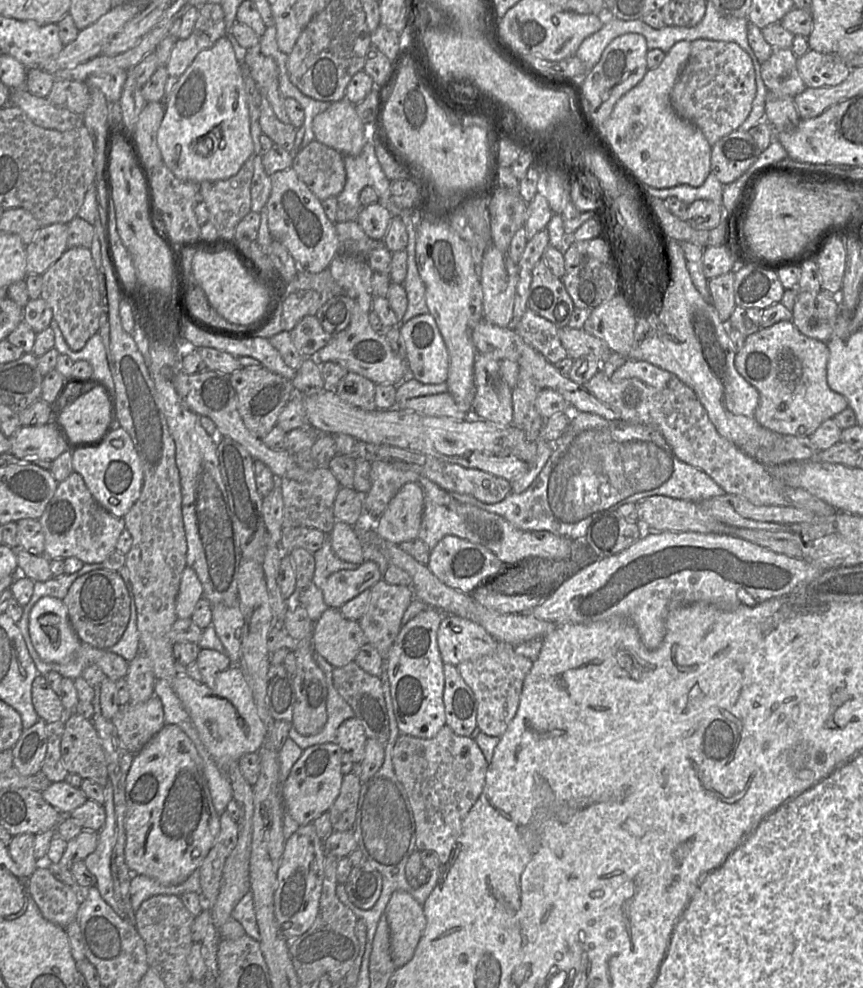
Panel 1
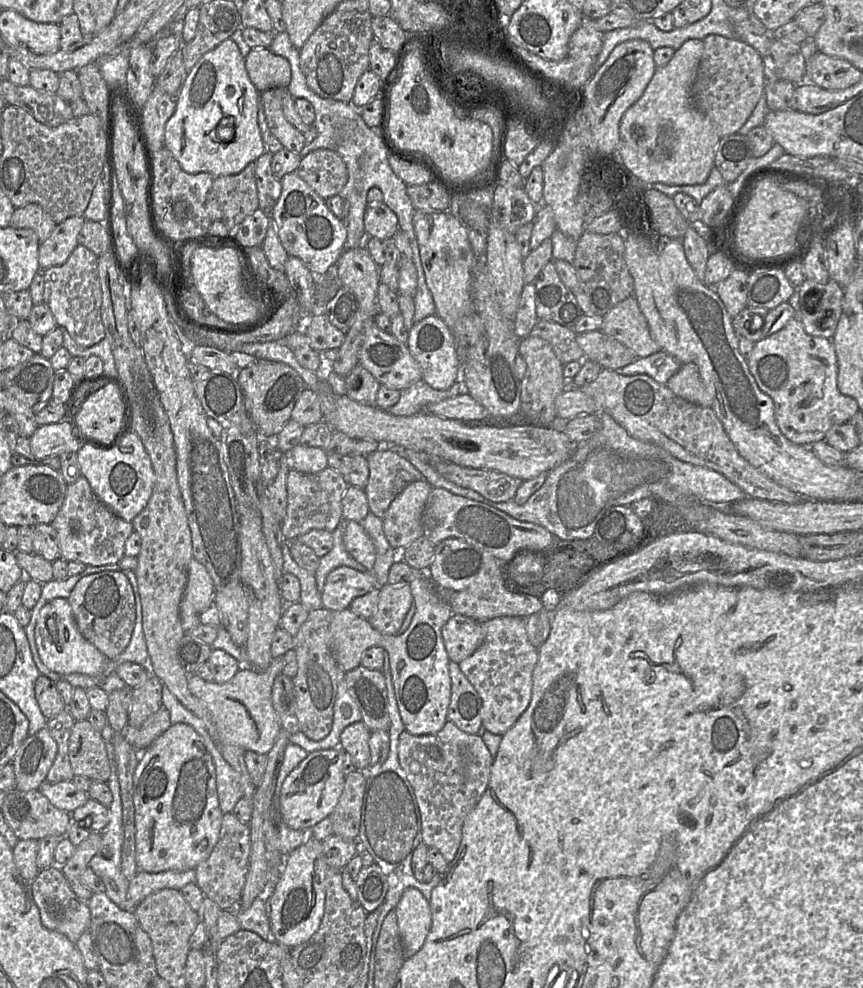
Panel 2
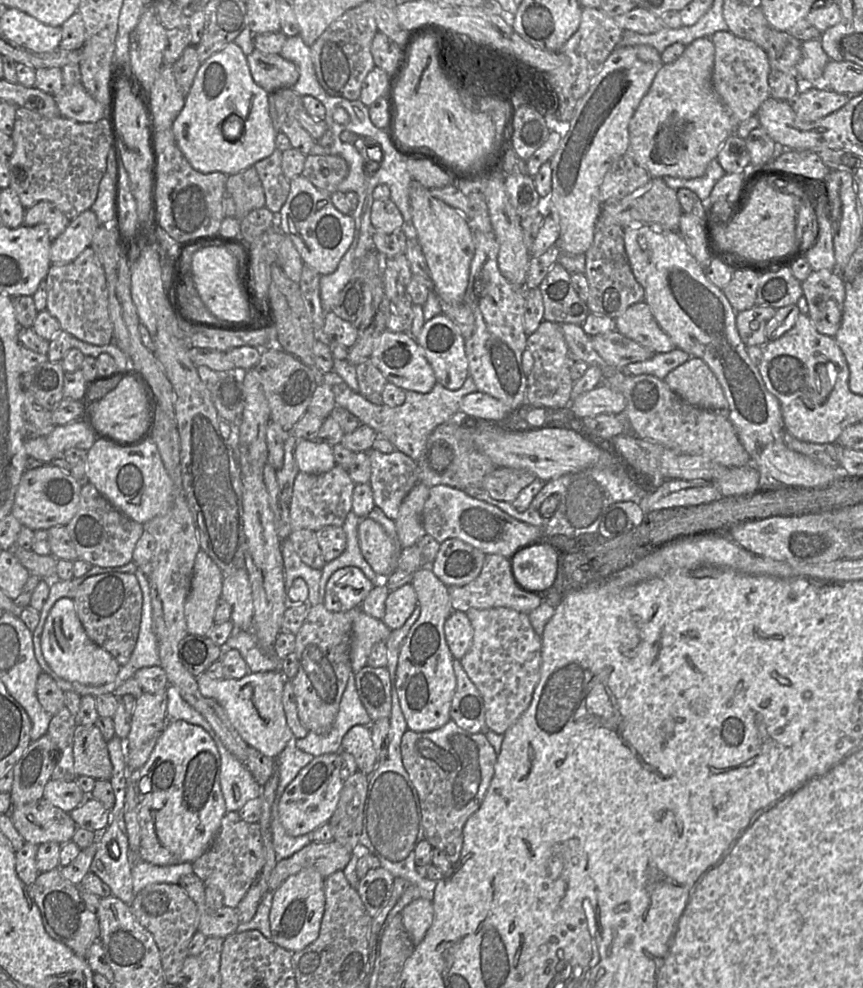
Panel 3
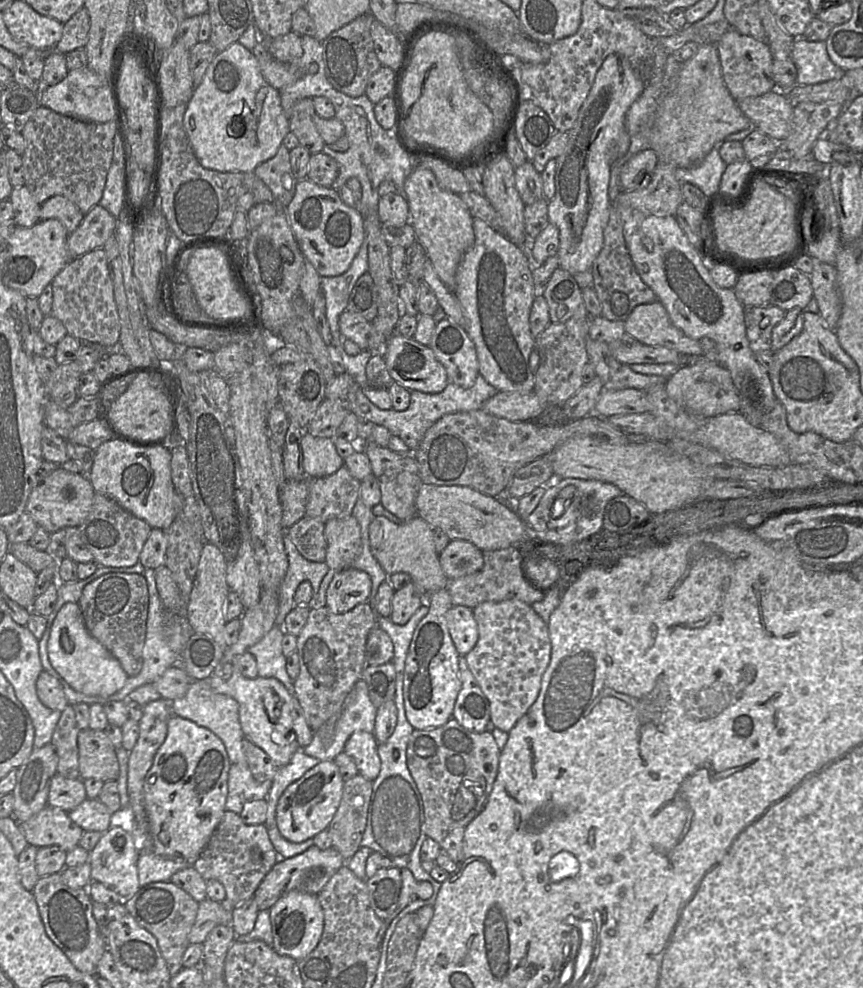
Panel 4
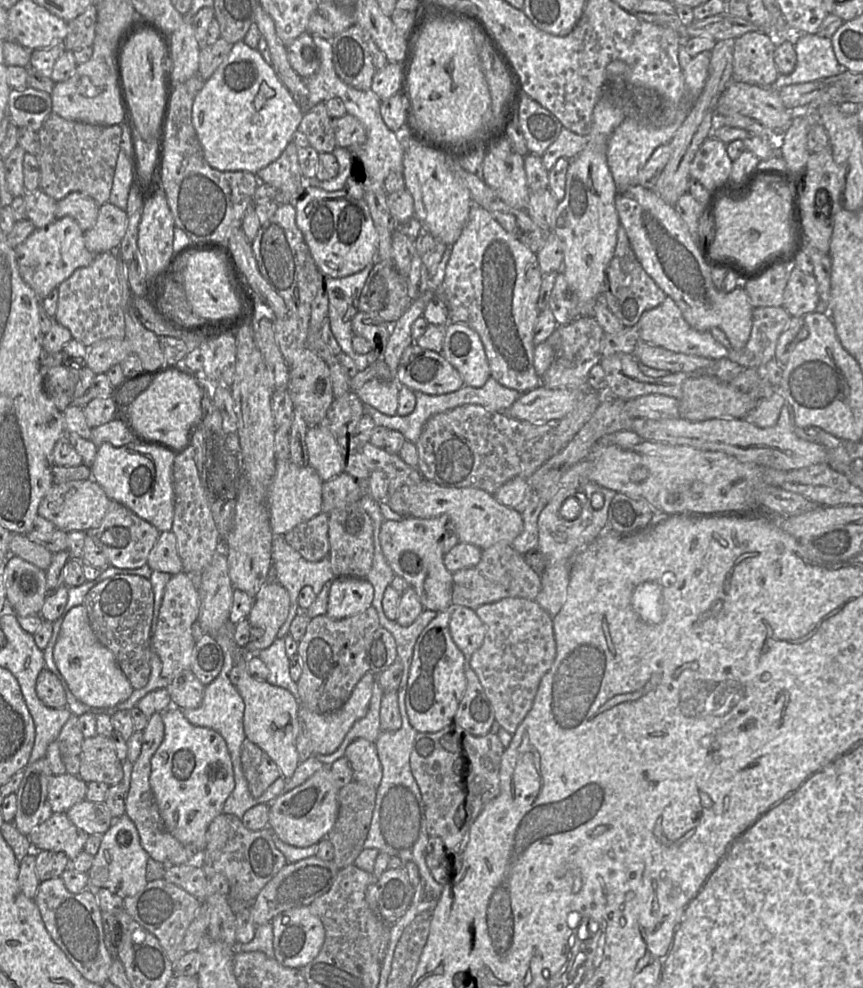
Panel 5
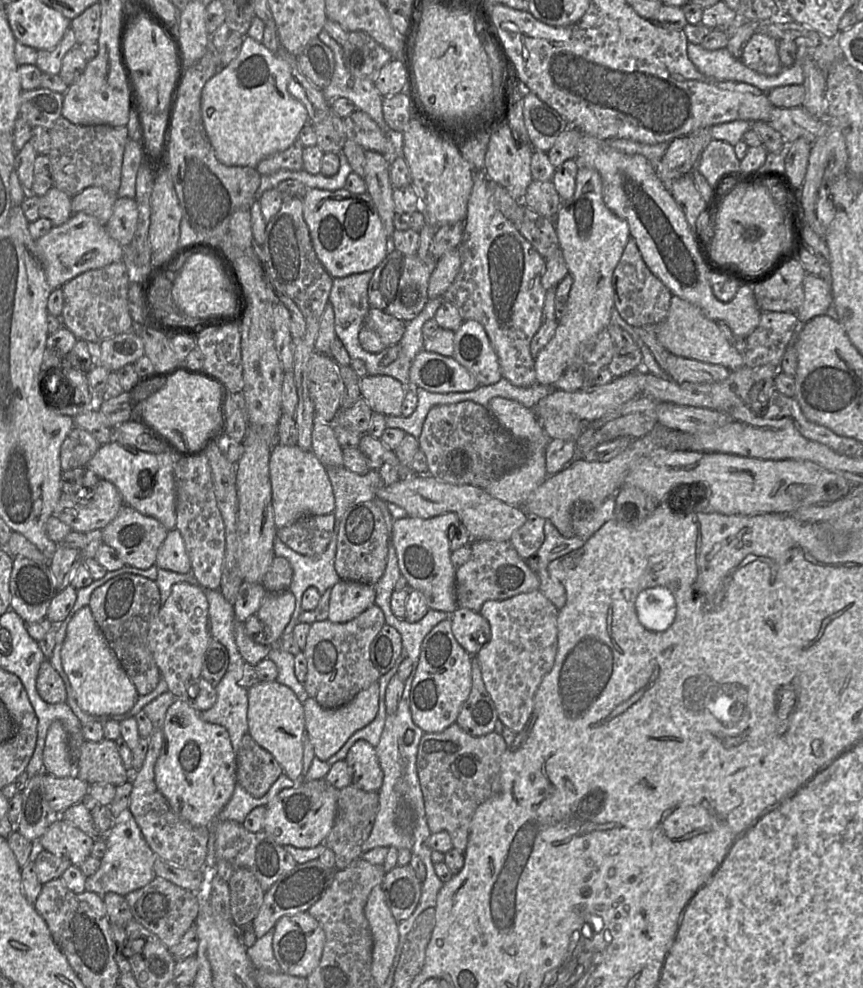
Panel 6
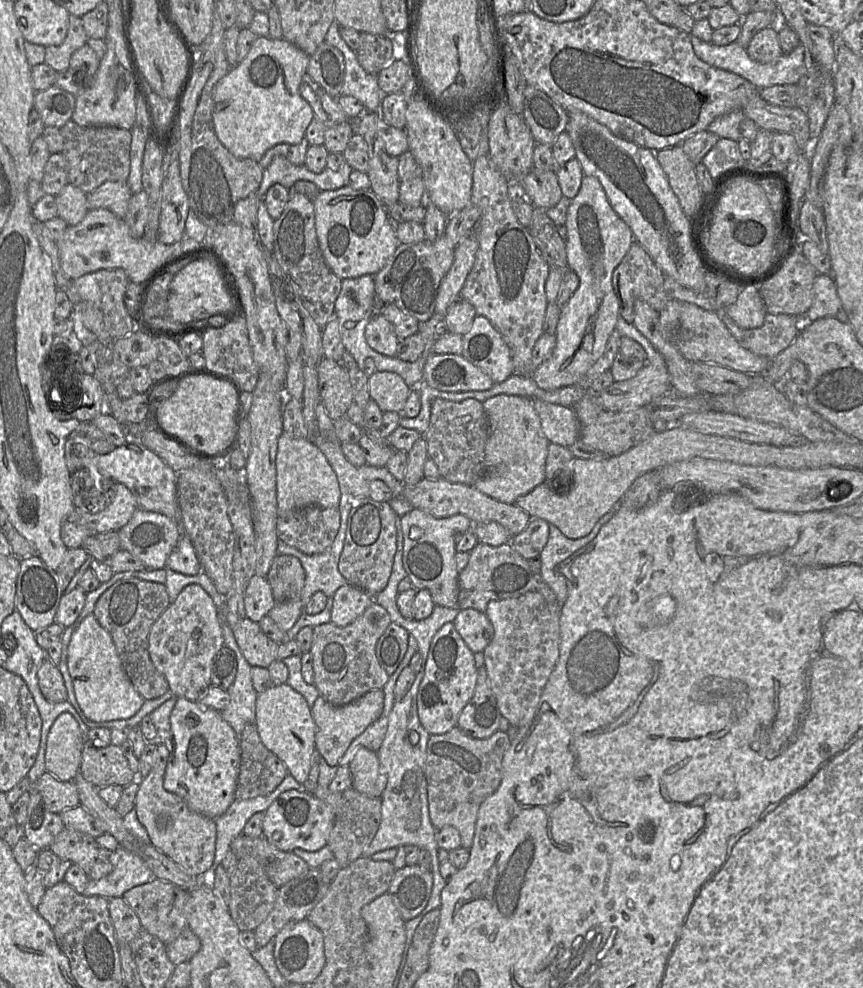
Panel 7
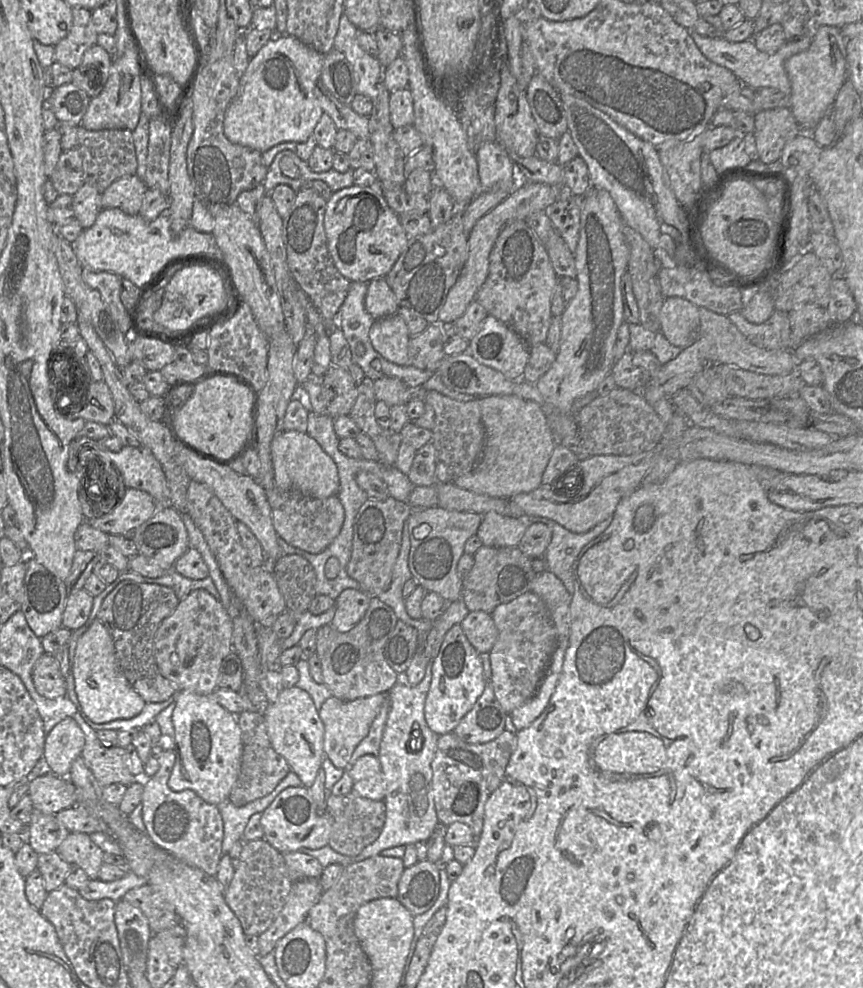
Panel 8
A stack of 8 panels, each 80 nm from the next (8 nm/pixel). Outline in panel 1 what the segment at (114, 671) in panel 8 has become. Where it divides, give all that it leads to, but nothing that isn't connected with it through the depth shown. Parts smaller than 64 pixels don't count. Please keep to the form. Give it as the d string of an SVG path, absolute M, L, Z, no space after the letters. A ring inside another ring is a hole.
M40 598L29 616L29 633L40 658L47 663L67 663L81 647L61 599Z

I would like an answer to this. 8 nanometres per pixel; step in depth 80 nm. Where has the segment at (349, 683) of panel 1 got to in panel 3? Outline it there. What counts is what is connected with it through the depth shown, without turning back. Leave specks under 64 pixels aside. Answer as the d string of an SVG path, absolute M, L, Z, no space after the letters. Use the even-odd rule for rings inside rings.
M365 666L354 674L354 679L359 699L372 722L390 718L391 679L387 667Z

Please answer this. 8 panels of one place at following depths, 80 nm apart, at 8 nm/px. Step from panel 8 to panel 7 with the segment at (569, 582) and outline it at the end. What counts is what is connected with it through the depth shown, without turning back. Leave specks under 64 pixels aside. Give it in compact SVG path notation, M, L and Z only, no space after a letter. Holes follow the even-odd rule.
M619 506L603 515L588 535L578 539L566 537L554 524L549 523L549 538L540 553L541 572L537 577L552 589L560 605L563 605L568 597L568 588L564 576L559 573L559 564L590 543L613 517L617 507Z

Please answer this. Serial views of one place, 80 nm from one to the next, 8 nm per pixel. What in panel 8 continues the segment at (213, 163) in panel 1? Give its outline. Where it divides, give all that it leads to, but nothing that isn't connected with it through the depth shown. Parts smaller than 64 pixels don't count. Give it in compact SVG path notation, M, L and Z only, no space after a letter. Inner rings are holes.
M282 34L280 39L270 40L264 45L250 58L247 69L239 78L238 92L226 109L223 122L226 138L233 144L249 147L261 153L284 142L306 142L324 114L315 94L324 55L288 34Z

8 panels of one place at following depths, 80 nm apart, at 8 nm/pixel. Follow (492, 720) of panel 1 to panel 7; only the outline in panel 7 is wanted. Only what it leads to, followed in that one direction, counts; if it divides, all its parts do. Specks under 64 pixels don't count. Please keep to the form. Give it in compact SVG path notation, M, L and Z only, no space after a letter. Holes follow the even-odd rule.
M535 590L511 599L492 600L487 605L485 614L494 627L494 637L482 652L489 686L500 713L517 728L533 720L543 689L557 664L560 609L559 603L549 603Z

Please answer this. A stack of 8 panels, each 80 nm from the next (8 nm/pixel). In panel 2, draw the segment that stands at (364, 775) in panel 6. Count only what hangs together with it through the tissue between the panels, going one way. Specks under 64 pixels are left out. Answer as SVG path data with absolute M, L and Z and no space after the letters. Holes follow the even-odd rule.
M363 722L348 725L340 735L339 748L350 755L357 770L369 770L370 748L369 737L371 731Z

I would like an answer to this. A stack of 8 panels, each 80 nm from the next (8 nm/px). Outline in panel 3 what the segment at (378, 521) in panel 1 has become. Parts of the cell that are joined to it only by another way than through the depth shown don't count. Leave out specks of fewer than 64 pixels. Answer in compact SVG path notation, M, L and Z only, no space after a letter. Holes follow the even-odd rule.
M418 482L400 505L398 516L394 522L396 540L402 548L416 544L425 535L421 514L429 496L429 489L430 487L427 485Z

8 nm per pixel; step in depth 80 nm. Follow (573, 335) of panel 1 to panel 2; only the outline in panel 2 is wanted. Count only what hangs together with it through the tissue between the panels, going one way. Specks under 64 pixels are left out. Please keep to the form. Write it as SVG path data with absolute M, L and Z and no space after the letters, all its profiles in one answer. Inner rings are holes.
M600 330L579 333L576 341L587 359L611 371L617 371L638 358L632 350Z

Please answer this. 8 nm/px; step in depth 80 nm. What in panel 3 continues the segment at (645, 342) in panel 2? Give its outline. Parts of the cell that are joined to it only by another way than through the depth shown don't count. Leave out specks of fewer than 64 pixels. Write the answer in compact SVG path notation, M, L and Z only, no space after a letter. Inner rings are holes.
M638 302L615 319L616 331L653 353L676 349L670 337L660 328L649 306Z

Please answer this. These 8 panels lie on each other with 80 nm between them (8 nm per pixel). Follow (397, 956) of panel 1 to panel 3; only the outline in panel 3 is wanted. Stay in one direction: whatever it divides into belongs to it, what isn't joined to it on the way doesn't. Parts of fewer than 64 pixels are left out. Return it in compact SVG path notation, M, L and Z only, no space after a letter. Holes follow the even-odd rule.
M417 898L407 904L400 912L402 923L415 947L424 939L433 921L432 902Z

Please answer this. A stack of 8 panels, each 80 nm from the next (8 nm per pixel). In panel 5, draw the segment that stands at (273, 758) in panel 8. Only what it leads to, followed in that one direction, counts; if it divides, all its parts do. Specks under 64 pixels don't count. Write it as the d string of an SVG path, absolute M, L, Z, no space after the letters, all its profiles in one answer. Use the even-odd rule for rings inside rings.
M248 738L241 745L241 765L253 797L260 797L281 776L272 758Z

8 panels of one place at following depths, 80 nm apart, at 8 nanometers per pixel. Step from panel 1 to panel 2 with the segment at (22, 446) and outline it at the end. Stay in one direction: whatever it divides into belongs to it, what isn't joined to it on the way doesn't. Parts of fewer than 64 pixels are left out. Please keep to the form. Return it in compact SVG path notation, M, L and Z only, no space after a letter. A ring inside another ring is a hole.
M68 419L38 426L30 437L30 449L35 459L59 457L64 452L76 453L81 446L82 444L72 435Z

